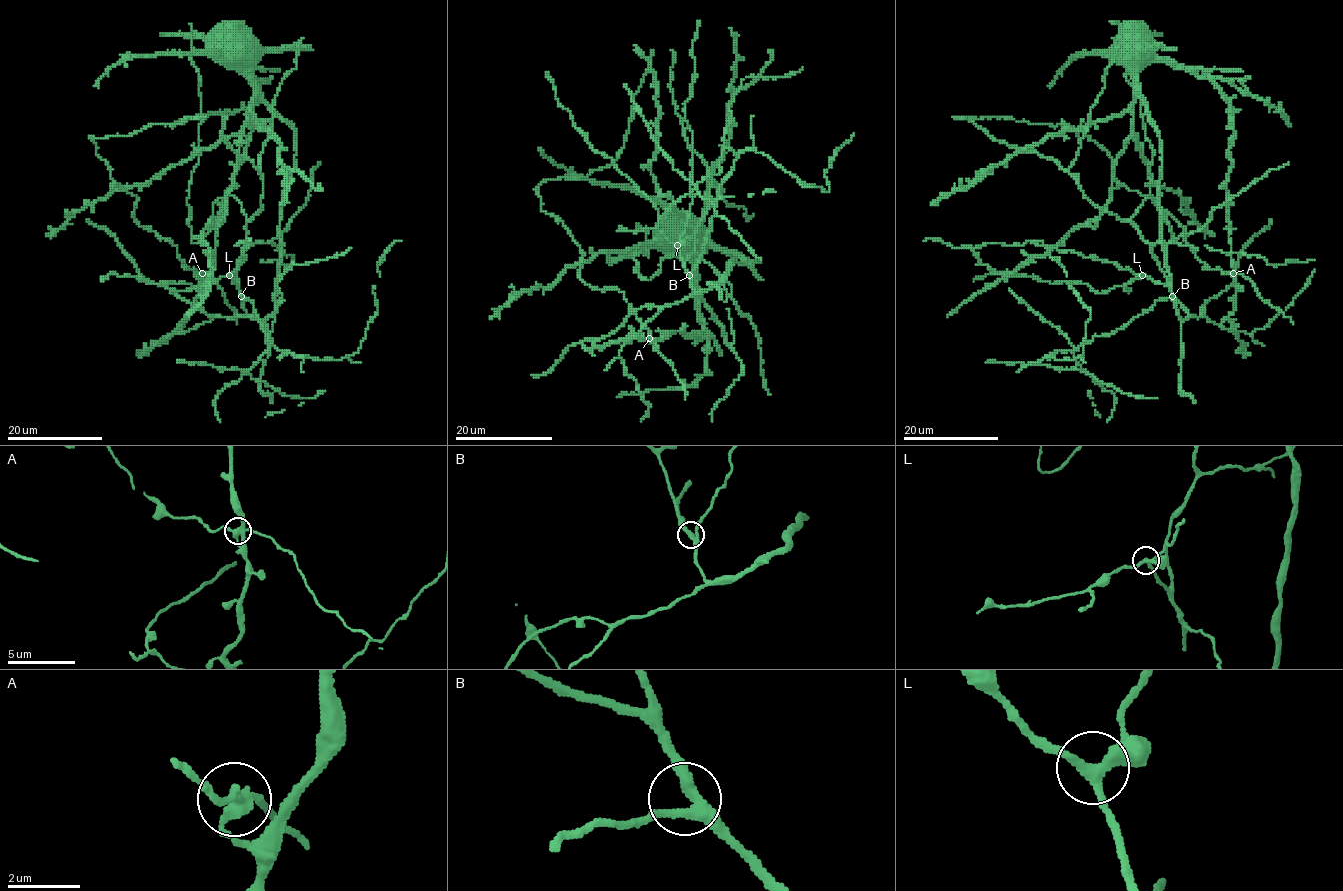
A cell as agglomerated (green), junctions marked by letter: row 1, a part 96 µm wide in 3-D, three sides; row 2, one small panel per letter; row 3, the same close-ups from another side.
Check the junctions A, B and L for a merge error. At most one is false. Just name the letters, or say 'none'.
none

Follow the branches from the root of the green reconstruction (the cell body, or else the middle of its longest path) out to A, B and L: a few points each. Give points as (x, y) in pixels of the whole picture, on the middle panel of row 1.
A: (679, 222), (695, 248), (694, 298), (704, 327), (699, 339), (683, 331), (649, 338)
B: (679, 222), (719, 248), (733, 251), (745, 263), (728, 263), (725, 278), (705, 290), (694, 291), (689, 275)
L: (679, 222), (719, 248), (733, 251), (745, 263), (732, 261), (722, 280), (694, 291), (677, 245)

